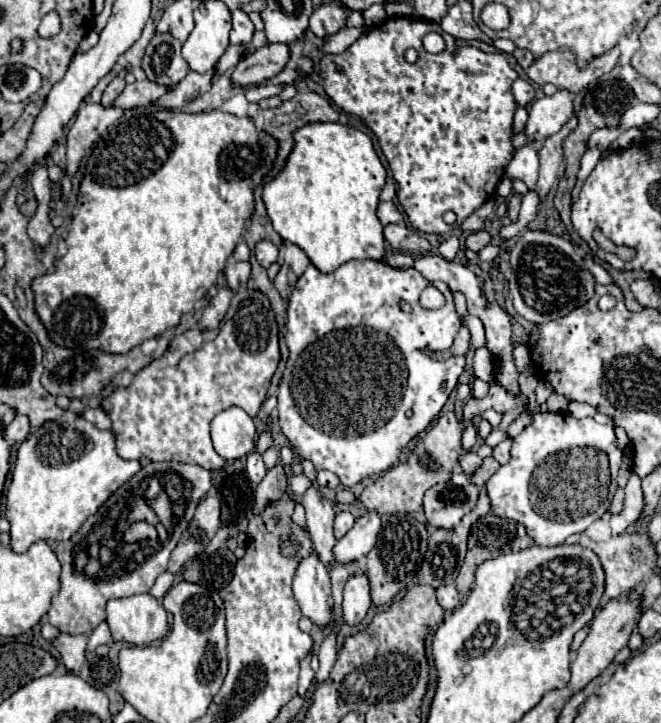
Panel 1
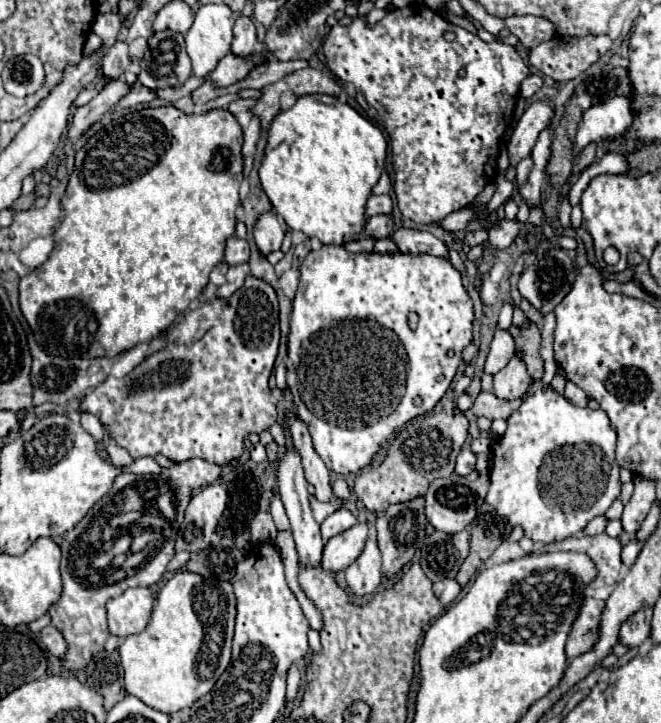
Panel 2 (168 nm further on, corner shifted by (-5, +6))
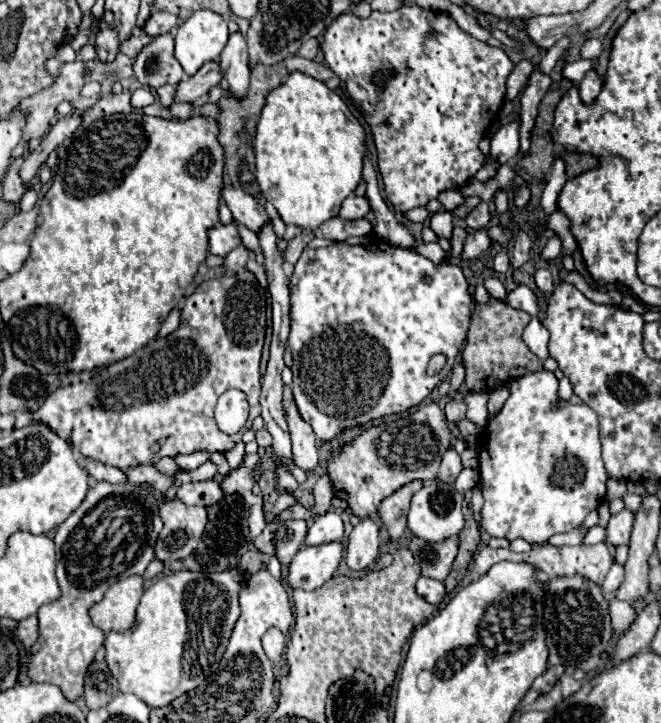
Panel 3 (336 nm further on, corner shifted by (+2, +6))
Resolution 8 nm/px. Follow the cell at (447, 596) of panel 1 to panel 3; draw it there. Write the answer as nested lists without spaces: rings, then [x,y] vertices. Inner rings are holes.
[[[420,576],[416,582],[416,592],[430,604],[440,604],[444,598],[444,584],[426,576]]]

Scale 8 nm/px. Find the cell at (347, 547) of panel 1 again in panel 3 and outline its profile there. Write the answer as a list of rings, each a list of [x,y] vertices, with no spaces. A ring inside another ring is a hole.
[[[340,542],[320,544],[320,546],[302,546],[286,568],[284,582],[290,588],[316,590],[328,582],[342,558],[344,546]]]

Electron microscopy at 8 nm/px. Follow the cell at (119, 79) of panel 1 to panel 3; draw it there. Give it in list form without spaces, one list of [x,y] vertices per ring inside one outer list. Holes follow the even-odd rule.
[[[102,26],[96,32],[96,54],[100,60],[104,60],[104,62],[114,60],[118,54],[118,46],[120,46],[120,40],[118,40],[118,34],[114,28]]]

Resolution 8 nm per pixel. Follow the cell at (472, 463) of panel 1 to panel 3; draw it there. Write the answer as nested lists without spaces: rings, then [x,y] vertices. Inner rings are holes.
[[[448,448],[442,456],[442,462],[440,462],[440,470],[438,470],[438,480],[444,482],[444,484],[454,484],[456,476],[460,474],[462,470],[462,464],[460,464],[460,456],[456,454],[454,448]]]

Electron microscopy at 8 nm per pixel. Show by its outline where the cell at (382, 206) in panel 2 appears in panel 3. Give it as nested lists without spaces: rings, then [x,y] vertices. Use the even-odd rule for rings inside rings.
[[[348,196],[344,200],[344,204],[340,206],[340,218],[344,220],[360,220],[364,218],[366,214],[370,212],[370,206],[368,206],[368,200],[366,198],[358,198],[358,196]]]

